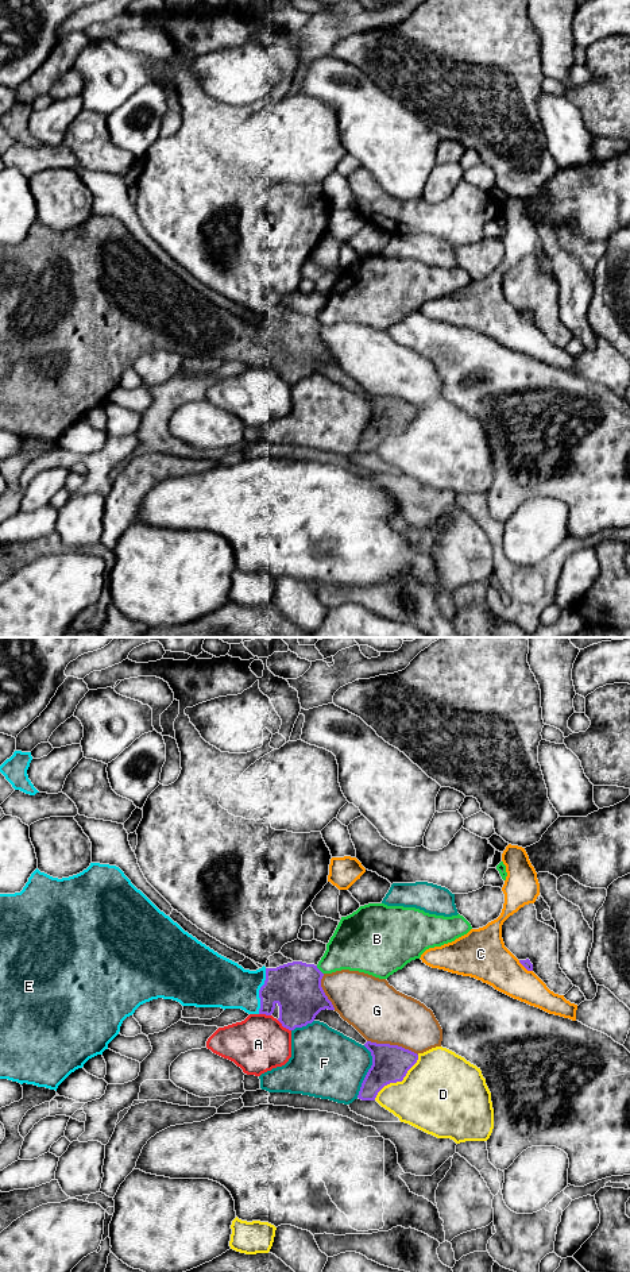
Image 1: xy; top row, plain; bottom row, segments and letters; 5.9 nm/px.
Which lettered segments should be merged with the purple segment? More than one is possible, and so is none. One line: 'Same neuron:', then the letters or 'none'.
Same neuron: E

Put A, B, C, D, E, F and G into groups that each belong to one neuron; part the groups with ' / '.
A / B / C / D / E / F / G

